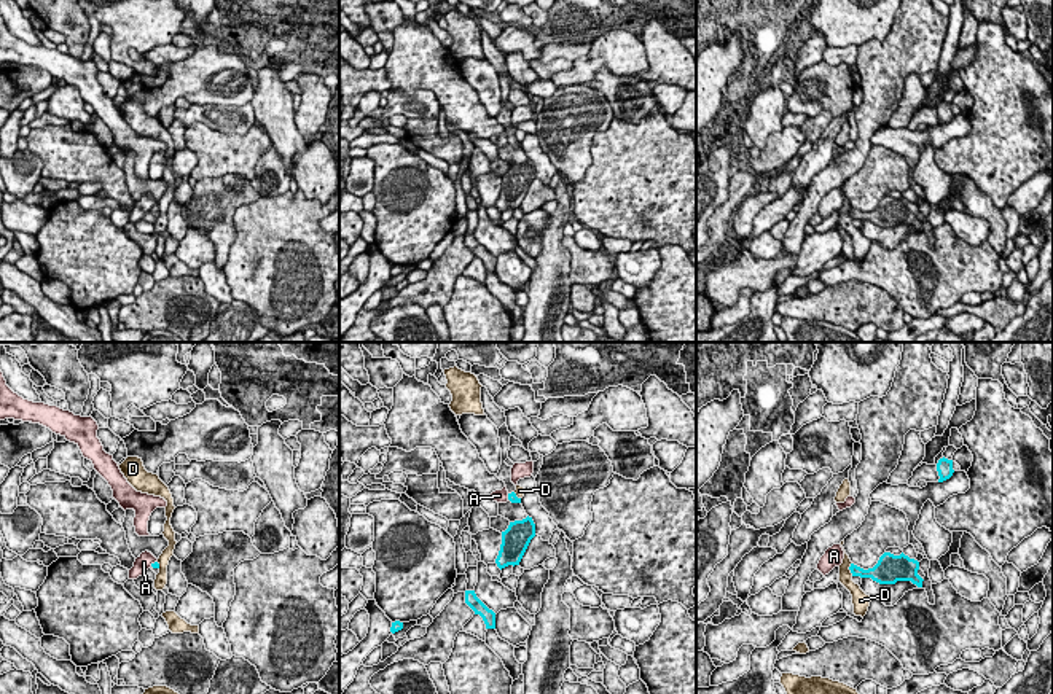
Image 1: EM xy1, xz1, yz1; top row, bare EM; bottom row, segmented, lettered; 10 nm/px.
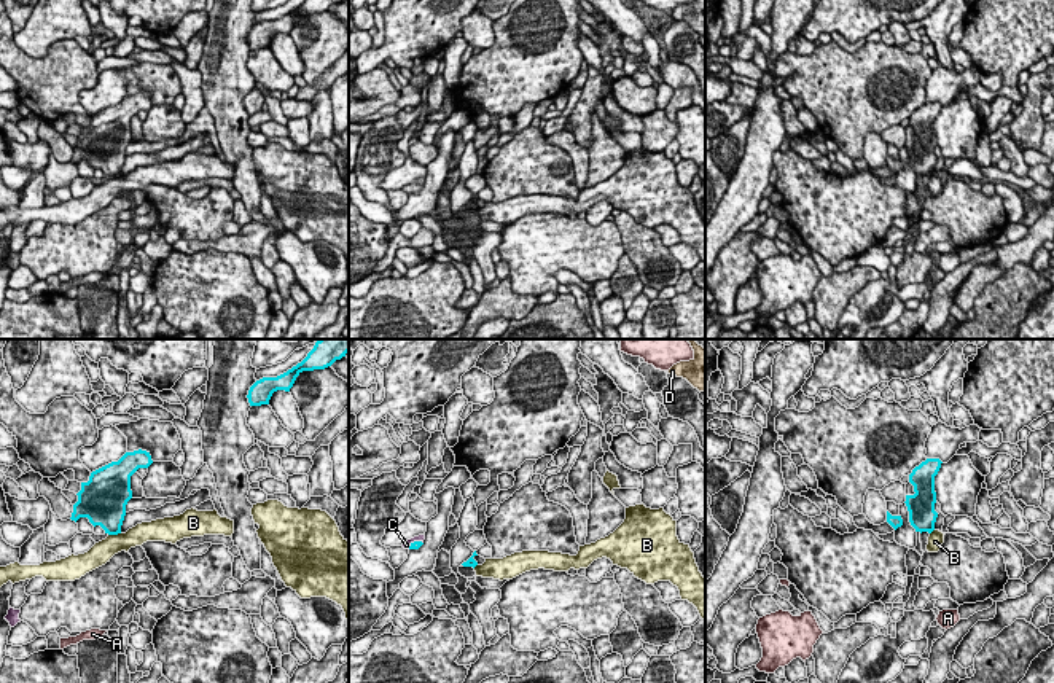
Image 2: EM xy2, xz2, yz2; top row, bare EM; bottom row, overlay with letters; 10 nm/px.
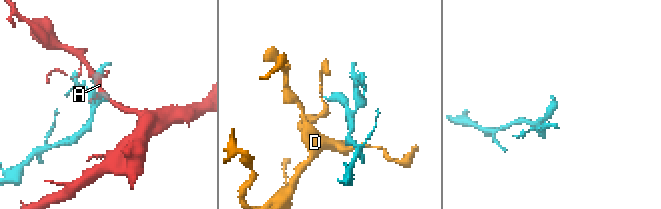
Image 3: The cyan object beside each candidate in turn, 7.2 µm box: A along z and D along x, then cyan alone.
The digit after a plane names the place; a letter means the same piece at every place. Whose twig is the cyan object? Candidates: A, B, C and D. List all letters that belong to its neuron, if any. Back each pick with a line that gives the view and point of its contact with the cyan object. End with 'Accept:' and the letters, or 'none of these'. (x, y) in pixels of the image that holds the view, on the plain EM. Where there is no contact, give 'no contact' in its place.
C: xz2 (414, 185)
Accept: C

